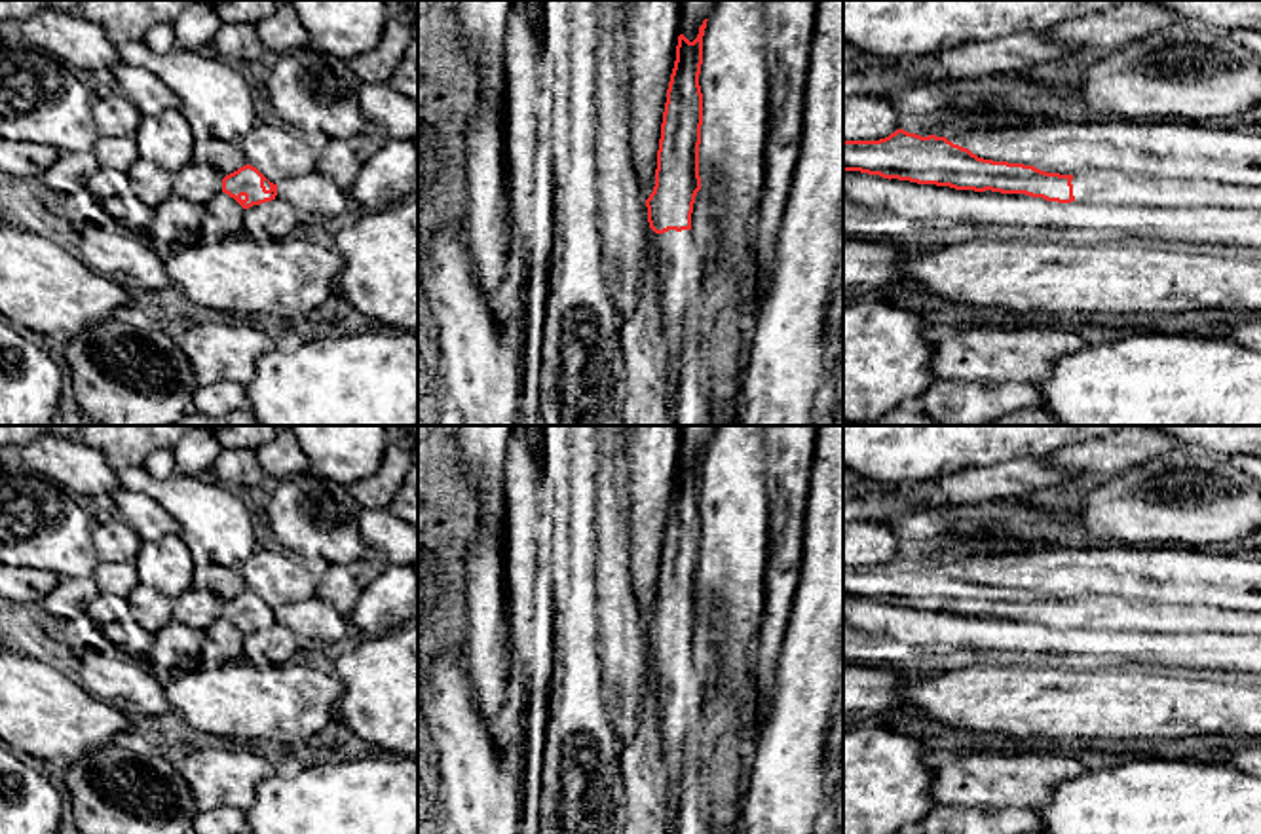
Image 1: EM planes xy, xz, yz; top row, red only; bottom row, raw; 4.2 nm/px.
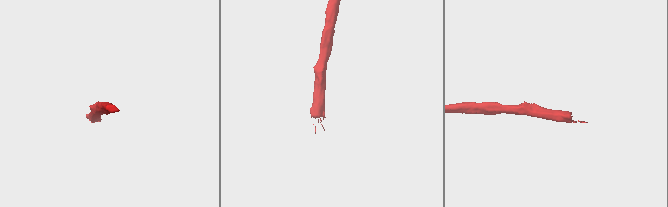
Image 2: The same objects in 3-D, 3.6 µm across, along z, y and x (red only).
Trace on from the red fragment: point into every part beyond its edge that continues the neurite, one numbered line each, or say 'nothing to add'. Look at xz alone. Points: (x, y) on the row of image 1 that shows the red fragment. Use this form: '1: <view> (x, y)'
1: xz (680, 261)

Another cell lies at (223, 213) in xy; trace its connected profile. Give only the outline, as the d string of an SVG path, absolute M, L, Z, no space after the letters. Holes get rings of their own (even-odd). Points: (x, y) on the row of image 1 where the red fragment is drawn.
M224 192L203 205L207 228L216 236L243 234L243 207Z

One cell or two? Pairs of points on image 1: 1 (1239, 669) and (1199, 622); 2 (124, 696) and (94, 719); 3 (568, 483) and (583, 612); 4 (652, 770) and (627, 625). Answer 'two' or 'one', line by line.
1: two
2: two
3: one
4: two

